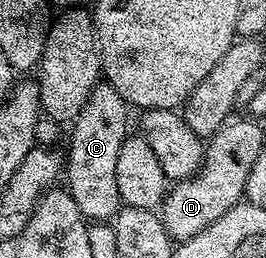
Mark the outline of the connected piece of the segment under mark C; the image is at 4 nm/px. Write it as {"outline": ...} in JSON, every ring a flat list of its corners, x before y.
{"outline":[[98,82,91,90,87,102,83,102,83,110,79,110,77,117,71,121,73,133,70,136,68,133,67,136,69,156,67,152,63,160,63,176,66,181,69,179,67,190,71,194,71,198,75,198,75,206,79,206,79,210,85,215,86,221,112,221,123,207,119,185,115,179,115,169,119,150,131,132,131,129,129,129,129,112,131,113,130,105,126,104,123,94,119,94,119,90,115,90,115,86,111,86,107,82]]}

